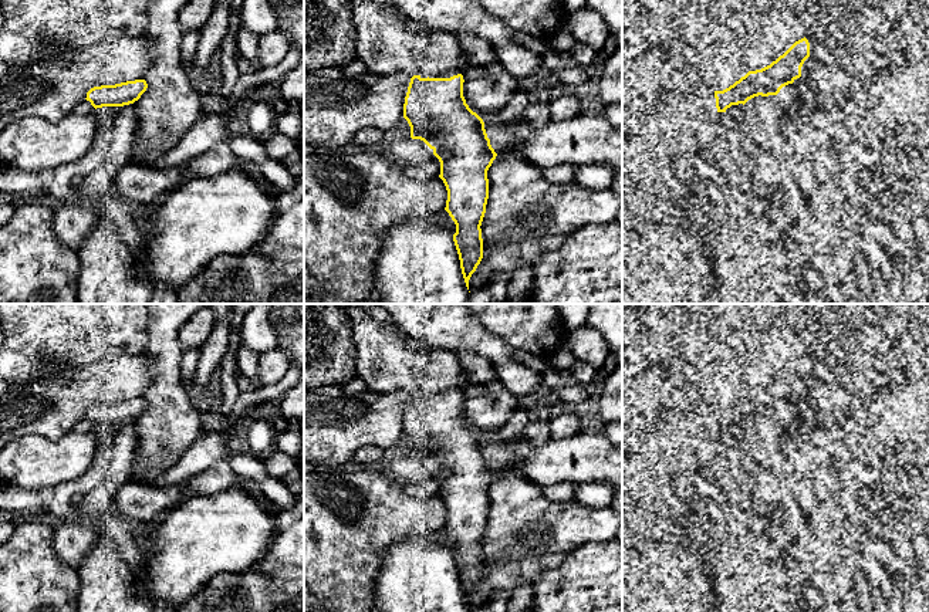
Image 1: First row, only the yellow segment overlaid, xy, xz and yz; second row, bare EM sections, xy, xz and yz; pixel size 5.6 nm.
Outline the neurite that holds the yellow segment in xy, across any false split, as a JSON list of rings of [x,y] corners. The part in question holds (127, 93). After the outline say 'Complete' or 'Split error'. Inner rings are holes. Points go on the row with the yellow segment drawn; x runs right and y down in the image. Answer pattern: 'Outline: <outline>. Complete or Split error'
Outline: [[[145,80],[126,81],[115,85],[94,87],[87,92],[87,101],[97,108],[124,106],[134,104],[146,91]]]. Complete

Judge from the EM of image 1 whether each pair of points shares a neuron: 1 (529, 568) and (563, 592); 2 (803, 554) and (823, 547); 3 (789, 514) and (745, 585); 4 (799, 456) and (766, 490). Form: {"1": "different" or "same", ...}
{"1": "different", "2": "different", "3": "same", "4": "different"}

